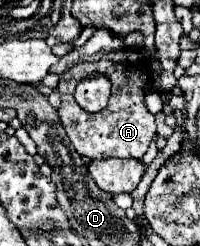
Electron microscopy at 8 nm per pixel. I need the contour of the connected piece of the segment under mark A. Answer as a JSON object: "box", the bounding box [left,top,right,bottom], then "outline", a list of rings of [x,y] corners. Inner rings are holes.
{"box":[58,49,156,159],"outline":[[[118,49],[116,53],[110,53],[106,59],[96,61],[96,63],[84,63],[84,65],[72,65],[66,73],[60,75],[58,91],[62,95],[62,105],[58,109],[60,121],[64,125],[64,131],[74,145],[74,149],[88,159],[110,159],[110,157],[134,157],[142,159],[146,153],[150,141],[156,135],[156,123],[154,115],[146,109],[144,95],[148,91],[148,73],[122,73],[124,69],[130,69],[130,65],[136,61],[134,55],[126,55],[126,49]],[[90,71],[100,71],[110,77],[112,81],[112,95],[100,113],[86,113],[84,109],[78,107],[74,101],[74,87],[82,77],[92,75]]]}

